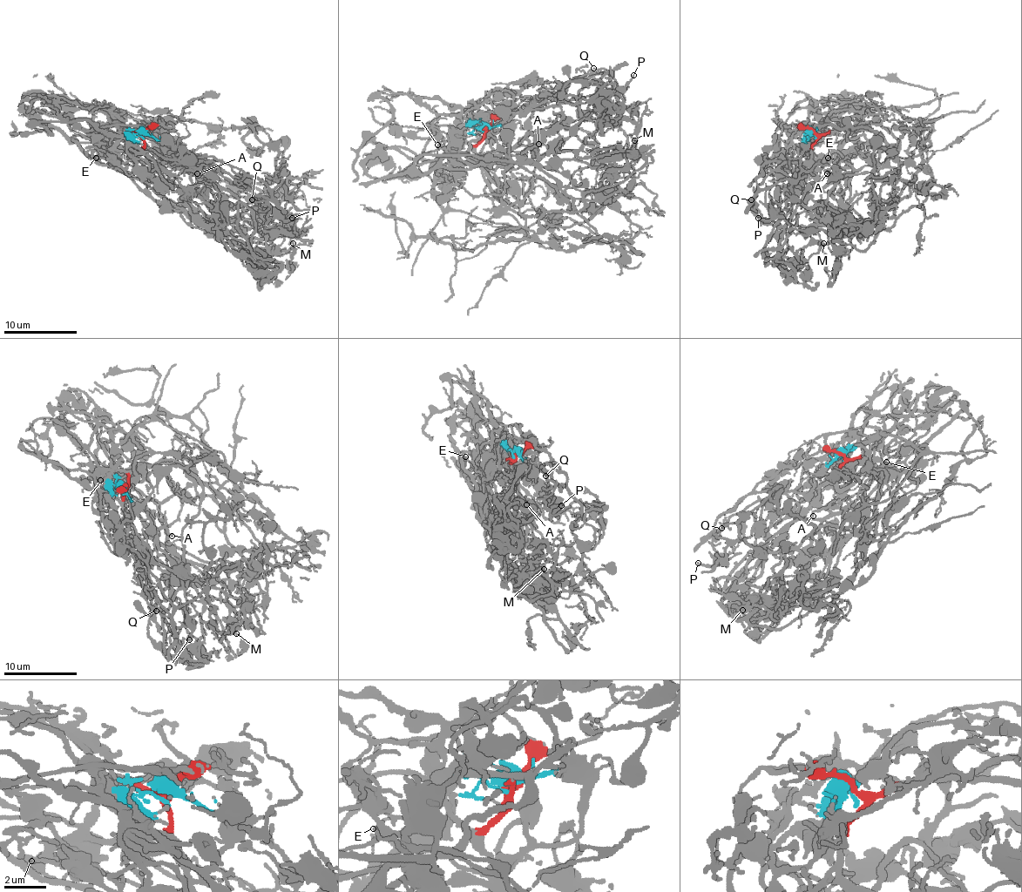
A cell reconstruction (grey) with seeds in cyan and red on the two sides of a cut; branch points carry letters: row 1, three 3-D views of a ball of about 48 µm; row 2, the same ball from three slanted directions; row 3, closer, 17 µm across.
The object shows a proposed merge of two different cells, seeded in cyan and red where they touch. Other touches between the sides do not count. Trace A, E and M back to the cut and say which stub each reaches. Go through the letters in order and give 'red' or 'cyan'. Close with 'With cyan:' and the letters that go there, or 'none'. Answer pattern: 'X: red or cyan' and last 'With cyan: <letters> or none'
A: red
E: red
M: red
With cyan: none

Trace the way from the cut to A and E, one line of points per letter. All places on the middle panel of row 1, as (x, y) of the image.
A: (484, 130), (475, 148), (477, 163), (460, 163), (456, 157), (471, 155), (486, 165), (488, 155), (539, 145)
E: (484, 130), (483, 138), (475, 148), (477, 163), (456, 161), (448, 148), (436, 145)

